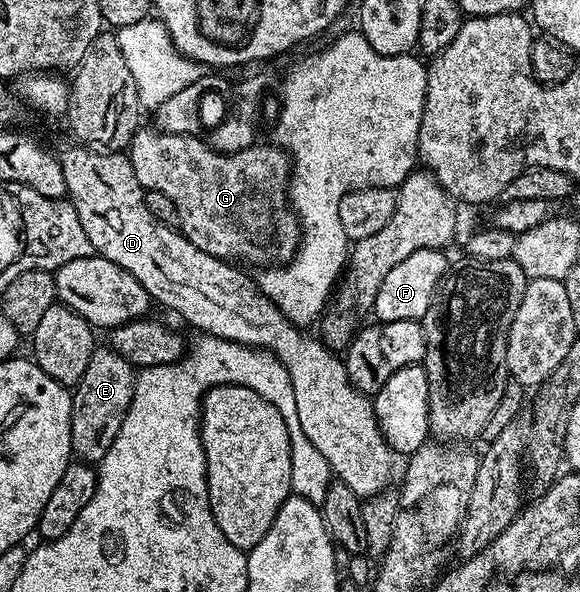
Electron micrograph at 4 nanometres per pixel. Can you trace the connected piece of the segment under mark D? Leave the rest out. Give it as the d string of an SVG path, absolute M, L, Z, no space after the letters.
M93 146L76 147L60 153L59 159L67 199L75 206L79 222L83 222L83 230L87 230L87 238L91 238L94 253L115 262L115 266L123 266L123 270L127 270L127 274L134 276L143 290L147 290L150 301L157 303L158 300L163 307L178 312L191 327L198 328L198 333L244 344L246 348L264 348L277 356L289 372L303 431L307 433L307 438L311 438L311 446L315 446L315 450L327 458L334 477L351 486L351 490L355 490L355 494L362 498L386 491L390 487L389 479L393 476L395 453L379 430L372 399L353 385L345 369L344 359L334 349L328 348L324 340L316 335L308 336L305 333L308 331L292 324L277 309L275 302L261 293L256 279L240 272L245 270L236 263L220 260L218 256L199 250L199 246L191 243L180 230L174 230L168 224L160 224L155 214L147 210L146 191L139 186L139 178L135 178L135 170L131 170L128 155L117 150L98 150Z

